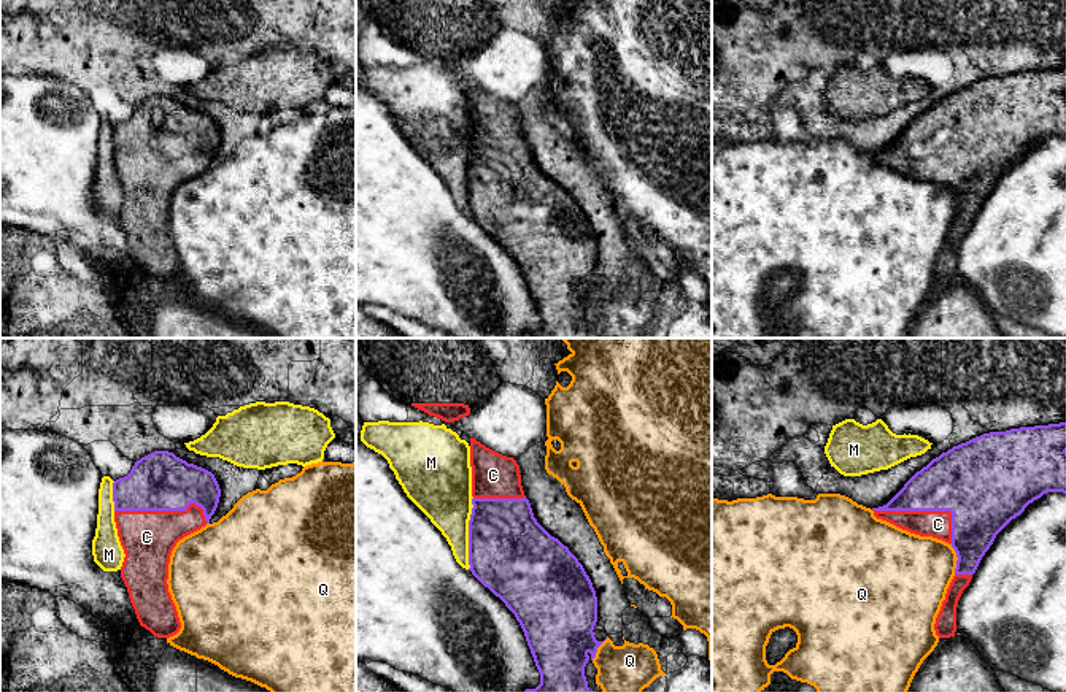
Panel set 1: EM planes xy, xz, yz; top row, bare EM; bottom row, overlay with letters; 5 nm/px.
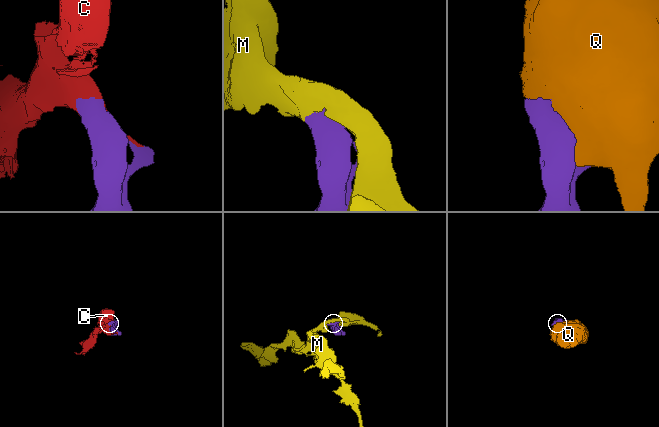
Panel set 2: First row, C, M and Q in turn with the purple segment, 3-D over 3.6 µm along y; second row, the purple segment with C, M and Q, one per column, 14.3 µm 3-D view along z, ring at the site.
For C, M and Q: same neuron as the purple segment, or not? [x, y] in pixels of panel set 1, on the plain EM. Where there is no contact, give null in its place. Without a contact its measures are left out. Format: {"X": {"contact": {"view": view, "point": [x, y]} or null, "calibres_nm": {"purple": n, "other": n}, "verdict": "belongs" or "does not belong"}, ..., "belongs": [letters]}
{"C": {"contact": {"view": "yz", "point": [926, 154]}, "calibres_nm": {"purple": 360, "other": 140}, "verdict": "belongs"}, "M": {"contact": {"view": "xz", "point": [469, 178]}, "calibres_nm": {"purple": 420, "other": 280}, "verdict": "does not belong"}, "Q": {"contact": {"view": "yz", "point": [958, 203]}, "calibres_nm": {"purple": 280, "other": 380}, "verdict": "does not belong"}, "belongs": ["C"]}

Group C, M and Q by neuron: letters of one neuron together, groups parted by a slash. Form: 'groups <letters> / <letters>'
groups C / M / Q

